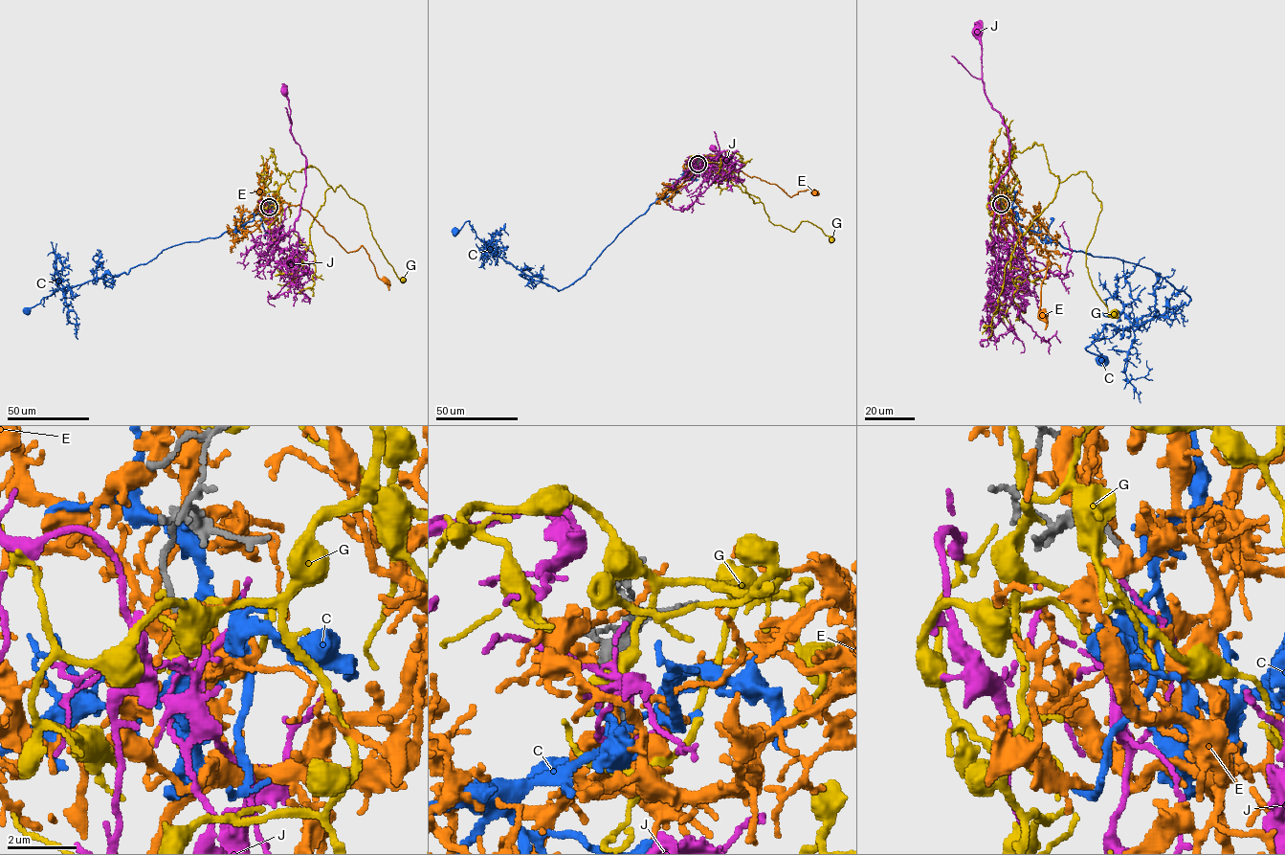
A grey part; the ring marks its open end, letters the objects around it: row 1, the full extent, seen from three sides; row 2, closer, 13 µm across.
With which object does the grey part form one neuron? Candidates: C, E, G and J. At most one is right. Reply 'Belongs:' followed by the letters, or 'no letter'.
Belongs: J

